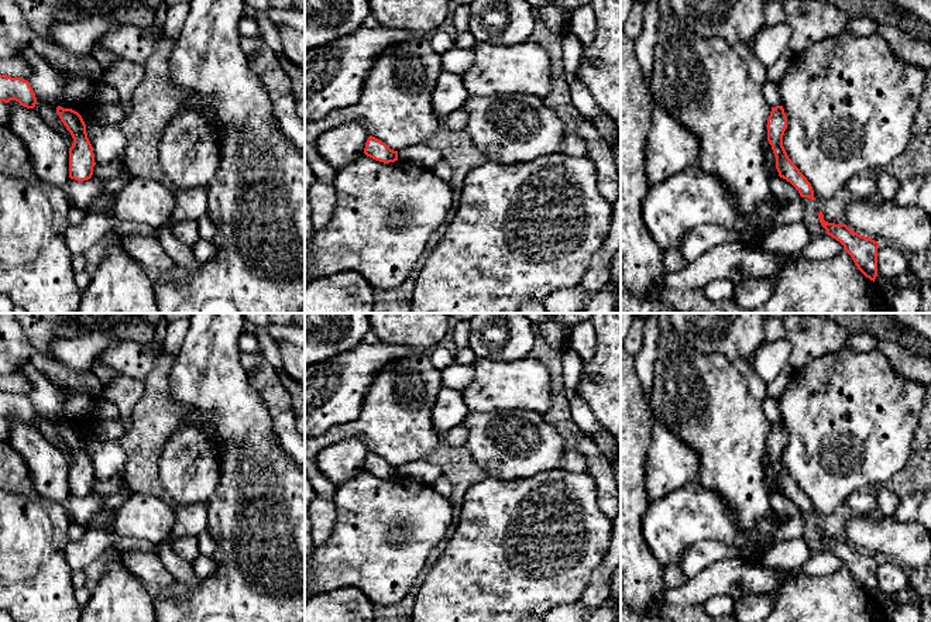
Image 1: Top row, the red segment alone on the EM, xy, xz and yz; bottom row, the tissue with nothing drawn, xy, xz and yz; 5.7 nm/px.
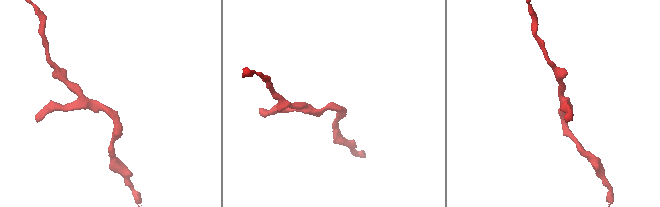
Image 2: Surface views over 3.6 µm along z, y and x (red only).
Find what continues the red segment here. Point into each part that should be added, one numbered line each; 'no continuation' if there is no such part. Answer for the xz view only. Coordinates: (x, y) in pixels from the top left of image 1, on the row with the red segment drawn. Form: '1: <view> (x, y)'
no continuation

